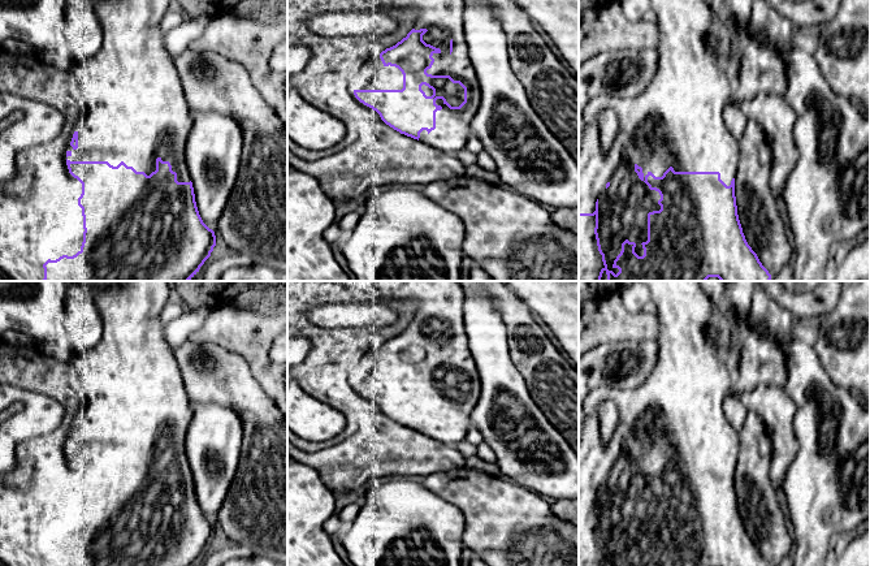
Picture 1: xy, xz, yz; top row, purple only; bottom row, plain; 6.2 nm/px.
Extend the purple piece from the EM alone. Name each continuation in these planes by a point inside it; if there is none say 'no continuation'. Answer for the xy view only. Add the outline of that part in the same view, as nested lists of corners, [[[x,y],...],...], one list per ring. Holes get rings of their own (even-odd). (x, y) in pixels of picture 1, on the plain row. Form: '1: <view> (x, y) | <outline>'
1: xy (135, 401) | [[[126,281],[116,290],[91,293],[103,320],[103,336],[75,360],[83,384],[85,410],[78,419],[78,440],[69,437],[70,453],[108,453],[117,458],[124,453],[137,463],[150,467],[156,462],[156,450],[169,453],[178,474],[190,474],[186,457],[186,432],[192,420],[191,401],[186,393],[177,359],[164,337],[160,315],[173,298],[168,281]]]

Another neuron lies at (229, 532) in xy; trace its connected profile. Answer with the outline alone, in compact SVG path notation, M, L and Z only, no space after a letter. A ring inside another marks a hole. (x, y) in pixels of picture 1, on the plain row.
M190 340L176 349L173 354L191 403L225 406L241 418L241 459L229 493L215 520L220 539L224 543L248 548L252 556L287 563L287 419L255 380L248 362L241 355L213 342L196 344Z

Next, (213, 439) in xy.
M191 403L186 457L203 514L215 523L241 459L242 423L229 407Z

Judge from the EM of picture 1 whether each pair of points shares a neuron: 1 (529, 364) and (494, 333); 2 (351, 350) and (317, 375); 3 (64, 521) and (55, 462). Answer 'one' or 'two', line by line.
1: two
2: one
3: one

